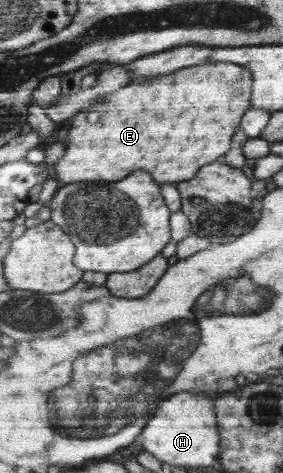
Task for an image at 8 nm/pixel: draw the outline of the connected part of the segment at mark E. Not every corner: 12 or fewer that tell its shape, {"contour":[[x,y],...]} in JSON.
{"contour":[[208,61],[73,120],[59,185],[192,179],[230,149],[254,75]]}

